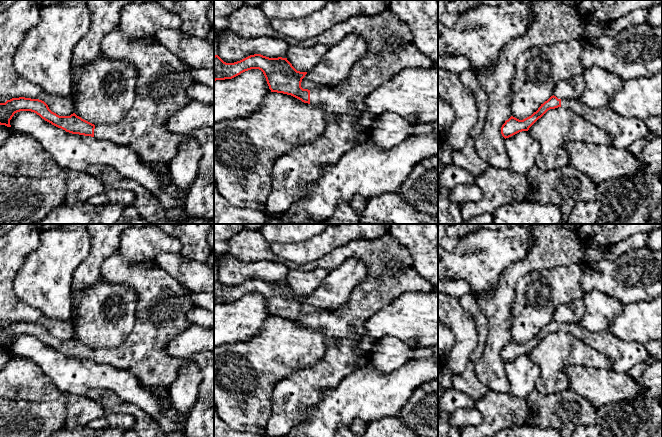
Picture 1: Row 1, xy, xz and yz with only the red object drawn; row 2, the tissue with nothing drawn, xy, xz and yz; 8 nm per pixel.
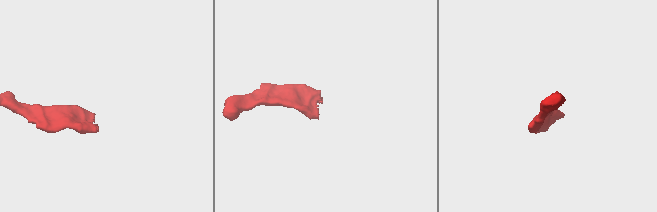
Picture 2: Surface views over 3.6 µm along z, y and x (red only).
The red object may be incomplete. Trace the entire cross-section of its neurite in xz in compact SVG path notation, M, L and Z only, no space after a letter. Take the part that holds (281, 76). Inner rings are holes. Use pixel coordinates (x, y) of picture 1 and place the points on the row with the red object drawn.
M243 5L242 7L236 9L230 16L228 20L228 26L225 29L228 32L233 33L243 39L255 39L258 37L274 37L283 39L289 46L298 46L303 48L309 48L314 45L324 45L331 47L338 42L340 42L345 36L350 34L360 35L367 44L367 54L365 57L357 61L351 68L348 78L343 82L338 84L334 88L330 89L303 89L301 87L302 79L305 77L307 72L297 71L292 64L287 60L287 58L269 58L261 54L250 55L240 61L234 63L224 62L218 55L214 56L214 81L232 79L241 73L251 70L259 69L263 72L269 89L271 92L283 93L291 95L304 103L312 104L314 106L320 106L325 112L326 126L322 135L316 140L299 146L295 150L283 155L278 158L272 169L272 191L268 196L264 211L270 216L280 215L287 209L289 209L297 200L300 200L305 195L305 188L307 185L312 183L324 171L324 168L328 165L333 165L341 158L346 152L354 149L359 144L365 142L371 138L374 130L375 122L378 117L374 116L366 111L366 97L374 91L376 88L380 87L382 84L388 82L397 73L409 68L415 69L430 69L436 64L424 55L414 43L414 38L411 34L410 29L407 24L402 22L387 5L386 8L376 15L357 15L344 23L339 23L329 28L328 30L322 32L320 35L316 35L313 38L306 40L295 40L286 35L283 35L276 31L272 25L271 20L269 20L263 11L259 7L250 7Z

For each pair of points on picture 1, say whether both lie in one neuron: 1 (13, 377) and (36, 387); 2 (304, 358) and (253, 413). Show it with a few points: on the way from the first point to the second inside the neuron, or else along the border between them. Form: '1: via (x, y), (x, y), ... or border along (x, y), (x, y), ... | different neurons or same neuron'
1: via (19, 379), (30, 383) | same neuron
2: via (287, 361), (255, 393), (255, 396) | same neuron

